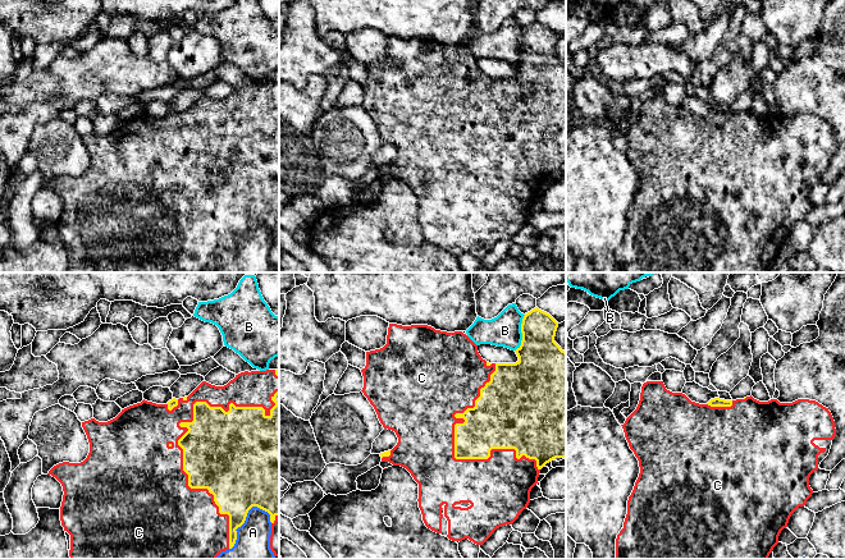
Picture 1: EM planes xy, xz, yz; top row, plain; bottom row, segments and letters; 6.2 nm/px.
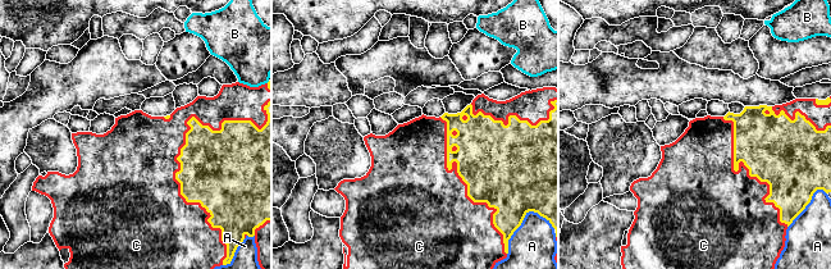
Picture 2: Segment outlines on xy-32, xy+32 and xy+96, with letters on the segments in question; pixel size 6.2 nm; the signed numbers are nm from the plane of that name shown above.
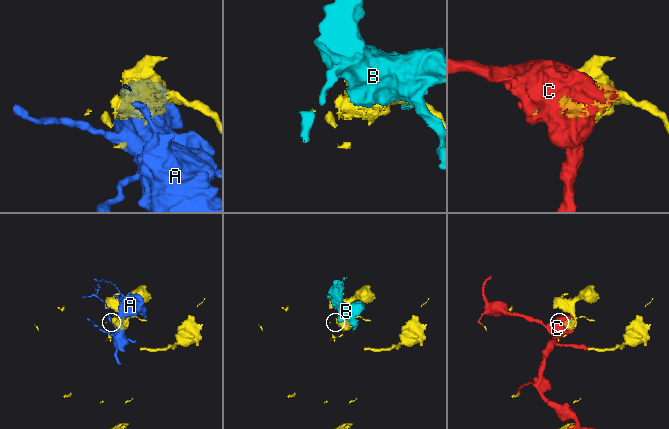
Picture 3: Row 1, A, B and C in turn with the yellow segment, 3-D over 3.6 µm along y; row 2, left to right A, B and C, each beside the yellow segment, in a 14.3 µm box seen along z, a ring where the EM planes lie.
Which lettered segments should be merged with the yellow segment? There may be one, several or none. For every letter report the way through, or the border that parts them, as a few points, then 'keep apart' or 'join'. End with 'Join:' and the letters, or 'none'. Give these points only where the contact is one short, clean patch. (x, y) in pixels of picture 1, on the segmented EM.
A: keep apart
B: keep apart
C: join
Join: C

